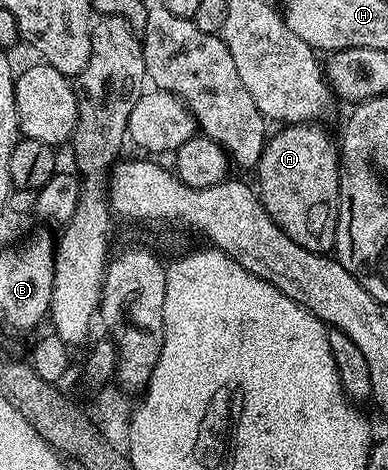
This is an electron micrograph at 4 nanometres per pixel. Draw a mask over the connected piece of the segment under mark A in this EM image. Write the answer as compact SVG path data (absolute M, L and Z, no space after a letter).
M285 124L280 127L277 135L266 141L260 160L255 167L257 182L255 189L261 198L263 208L299 244L299 248L307 248L307 252L329 254L337 244L337 209L341 203L339 184L341 183L341 159L336 141L329 139L325 130L320 130L317 124Z

